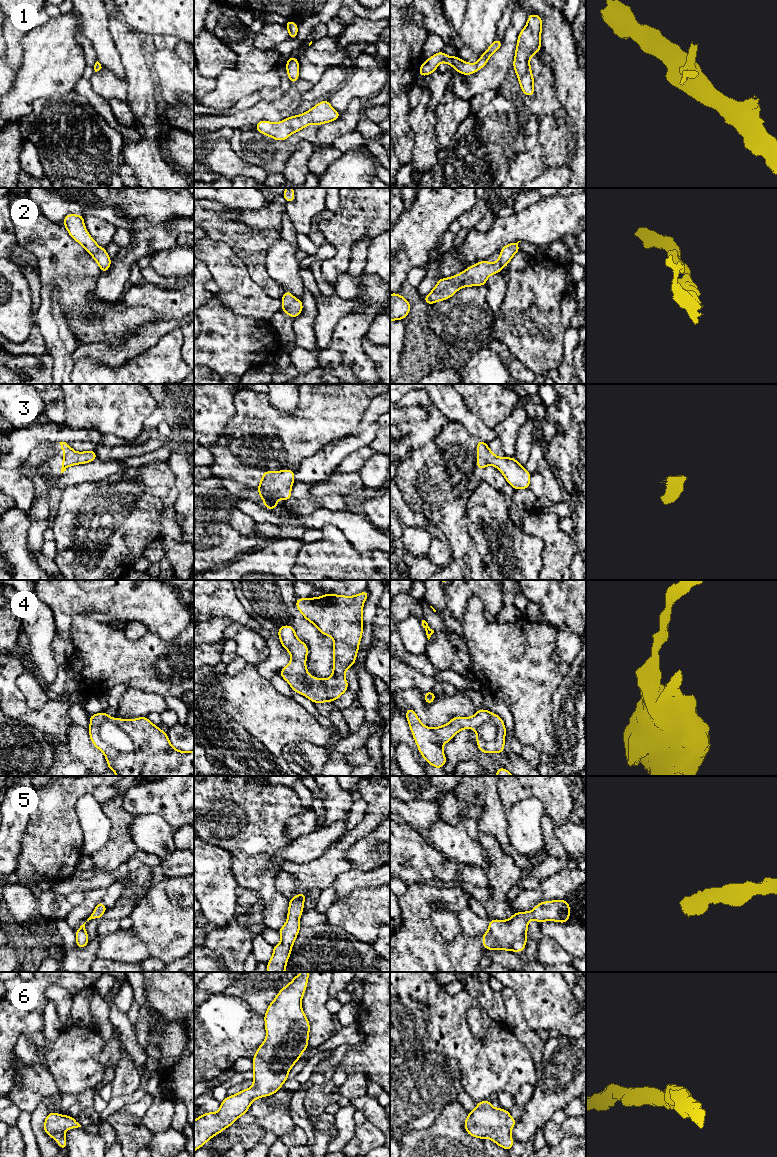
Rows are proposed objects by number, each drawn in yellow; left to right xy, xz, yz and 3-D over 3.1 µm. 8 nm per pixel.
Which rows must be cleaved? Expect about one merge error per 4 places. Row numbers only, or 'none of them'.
none of them

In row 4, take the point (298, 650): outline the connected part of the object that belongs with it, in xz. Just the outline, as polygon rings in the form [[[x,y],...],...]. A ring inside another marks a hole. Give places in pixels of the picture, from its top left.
[[[366,590],[354,596],[327,593],[318,598],[296,599],[296,607],[304,618],[314,624],[321,634],[333,639],[334,662],[332,676],[329,679],[311,677],[306,668],[307,644],[297,638],[294,627],[280,626],[278,629],[279,640],[291,655],[291,662],[279,672],[279,675],[290,684],[292,691],[302,694],[315,704],[333,702],[347,691],[349,685],[345,678],[345,672],[349,667],[354,666],[356,661],[363,633],[363,604],[368,596],[369,592]]]

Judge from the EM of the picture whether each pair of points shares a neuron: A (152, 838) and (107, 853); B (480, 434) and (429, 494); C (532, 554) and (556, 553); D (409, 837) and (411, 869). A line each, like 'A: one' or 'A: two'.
A: two
B: two
C: two
D: one

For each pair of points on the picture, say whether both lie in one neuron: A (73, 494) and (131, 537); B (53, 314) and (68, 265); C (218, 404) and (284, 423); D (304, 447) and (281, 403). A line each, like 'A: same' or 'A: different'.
A: same
B: same
C: different
D: different

